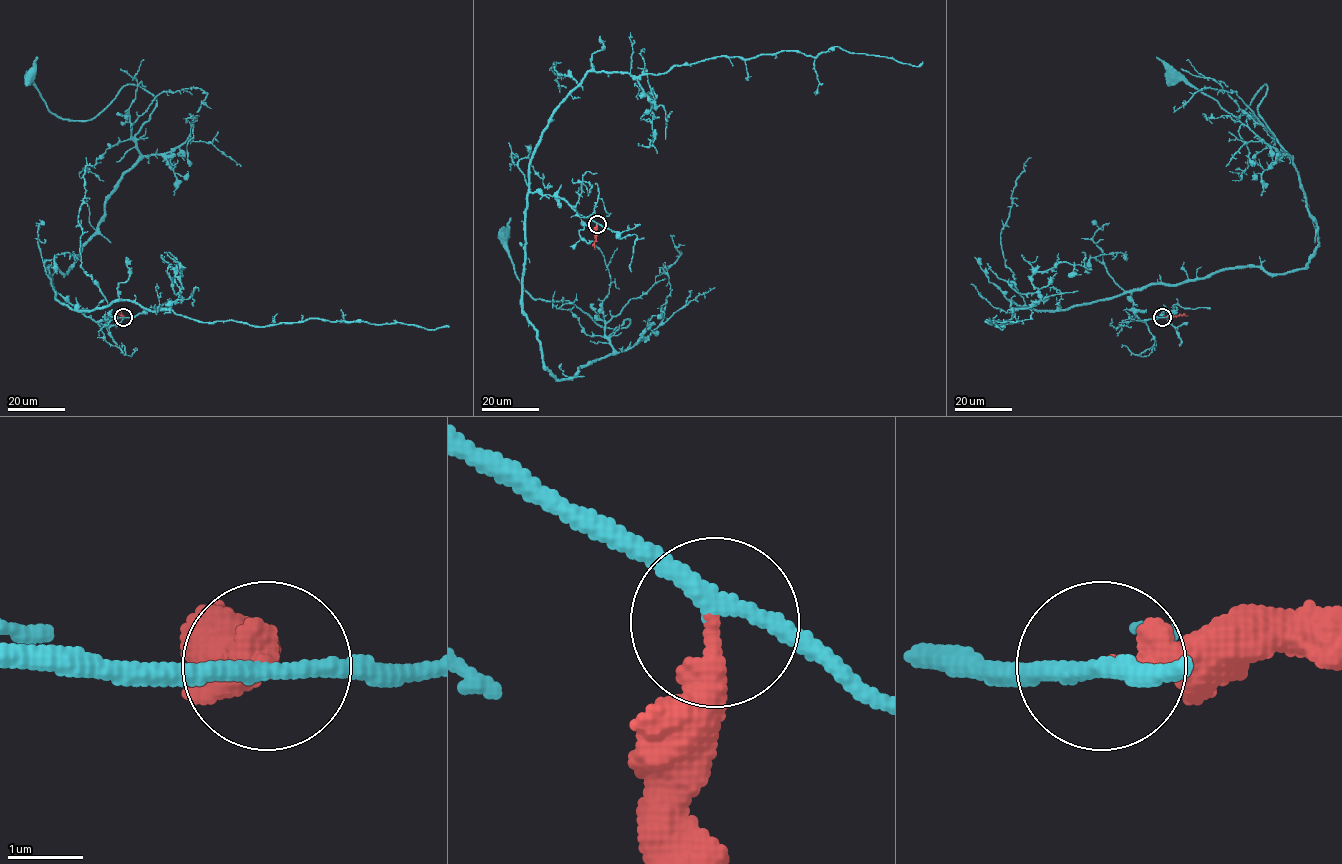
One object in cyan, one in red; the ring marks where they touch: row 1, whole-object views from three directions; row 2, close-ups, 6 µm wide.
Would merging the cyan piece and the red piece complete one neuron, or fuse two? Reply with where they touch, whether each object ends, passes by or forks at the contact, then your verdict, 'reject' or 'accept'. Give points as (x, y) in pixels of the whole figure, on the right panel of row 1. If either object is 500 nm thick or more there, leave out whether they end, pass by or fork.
place (1162, 317); cyan passes by; red ends; accept

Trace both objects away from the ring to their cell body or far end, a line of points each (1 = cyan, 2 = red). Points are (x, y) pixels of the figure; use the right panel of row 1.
1: (1163, 317), (1142, 321), (1131, 293), (1298, 270), (1318, 243), (1258, 113), (1266, 84), (1239, 120), (1173, 75)
2: (1163, 317), (1188, 315)

